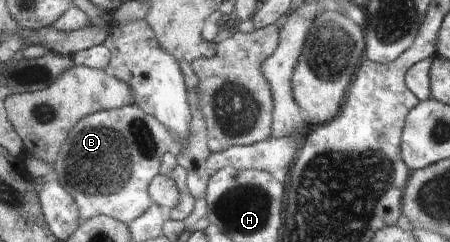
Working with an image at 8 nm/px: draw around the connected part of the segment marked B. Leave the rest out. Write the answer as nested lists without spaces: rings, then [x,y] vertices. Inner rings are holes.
[[[134,104],[99,111],[86,115],[72,129],[54,161],[52,176],[73,198],[81,219],[91,219],[101,215],[129,225],[152,207],[148,185],[159,175],[163,157],[172,153],[173,149],[172,136],[168,130],[155,117],[145,113],[143,109],[136,108]]]

